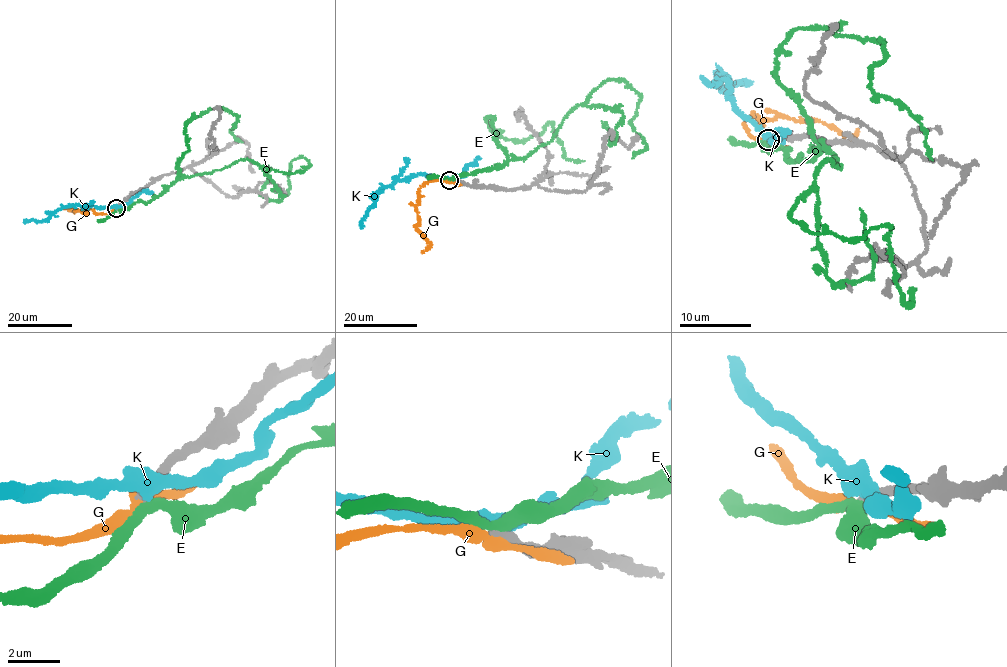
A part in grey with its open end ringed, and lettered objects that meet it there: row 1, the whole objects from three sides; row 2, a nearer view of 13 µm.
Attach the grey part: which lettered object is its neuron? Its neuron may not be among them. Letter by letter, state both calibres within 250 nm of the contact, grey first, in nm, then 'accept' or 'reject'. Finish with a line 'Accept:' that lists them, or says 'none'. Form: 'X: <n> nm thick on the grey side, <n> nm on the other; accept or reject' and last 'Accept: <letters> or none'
E: 400 nm thick on the grey side, 340 nm on the other; reject
G: 460 nm thick on the grey side, 400 nm on the other; reject
K: 480 nm thick on the grey side, 550 nm on the other; reject
Accept: none

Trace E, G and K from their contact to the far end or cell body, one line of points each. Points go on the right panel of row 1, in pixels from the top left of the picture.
E: (769, 140), (842, 168), (819, 167), (792, 220), (884, 225), (893, 281), (915, 289)
G: (770, 139), (747, 131), (744, 125), (751, 114), (819, 119), (847, 141), (857, 128)
K: (769, 138), (725, 94), (728, 81), (718, 74), (718, 83), (729, 88), (739, 81), (753, 81)

